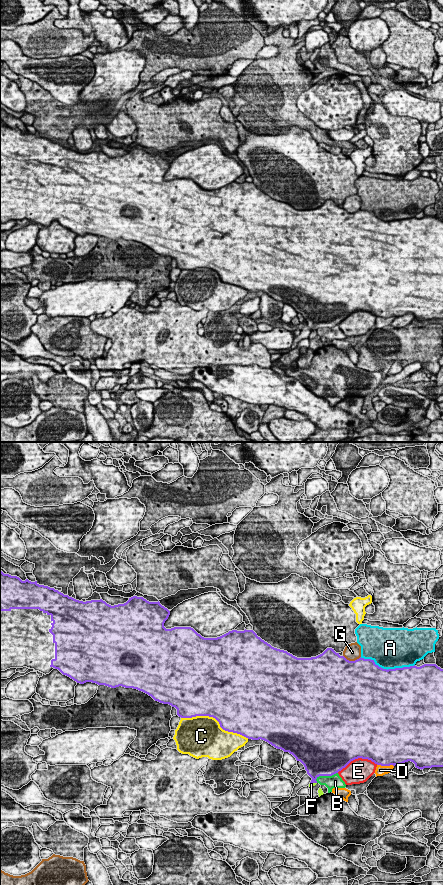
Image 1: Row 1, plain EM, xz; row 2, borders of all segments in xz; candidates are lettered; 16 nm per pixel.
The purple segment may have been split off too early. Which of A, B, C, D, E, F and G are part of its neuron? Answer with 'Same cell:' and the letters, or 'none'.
Same cell: F

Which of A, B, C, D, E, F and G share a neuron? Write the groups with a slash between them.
A / B / C / D / E / F / G

